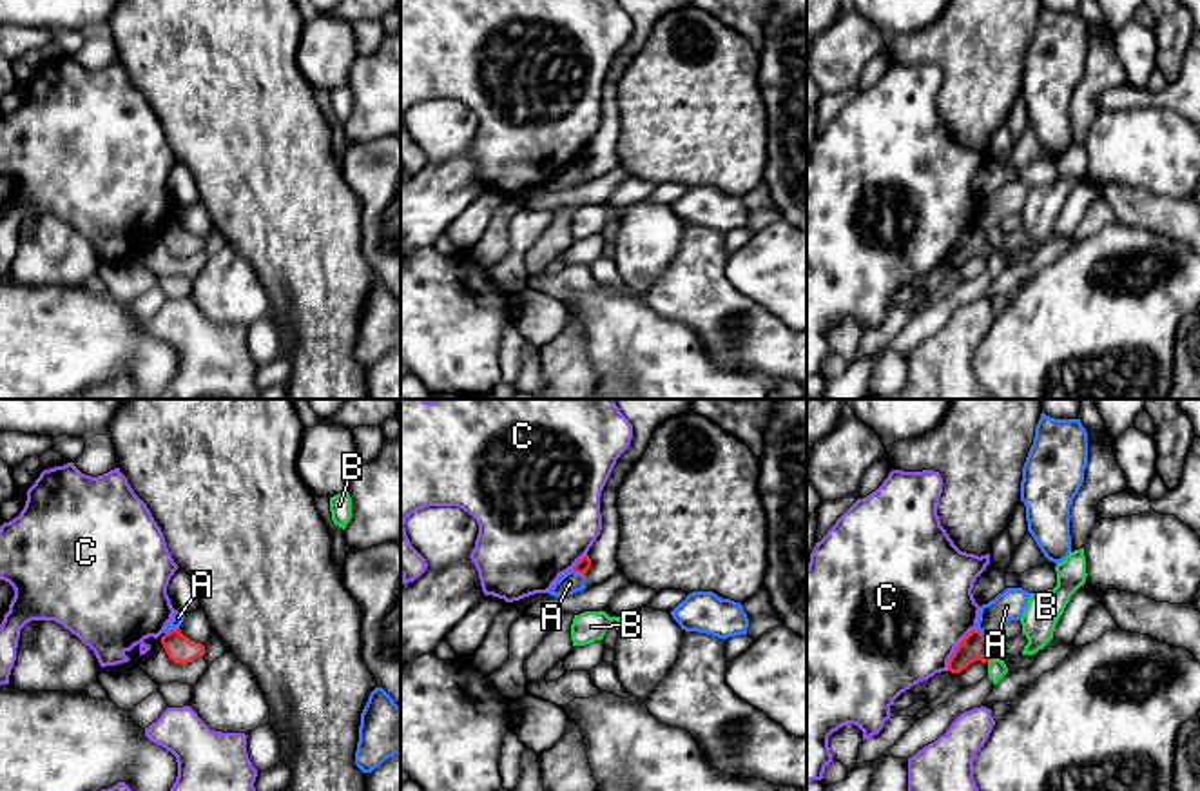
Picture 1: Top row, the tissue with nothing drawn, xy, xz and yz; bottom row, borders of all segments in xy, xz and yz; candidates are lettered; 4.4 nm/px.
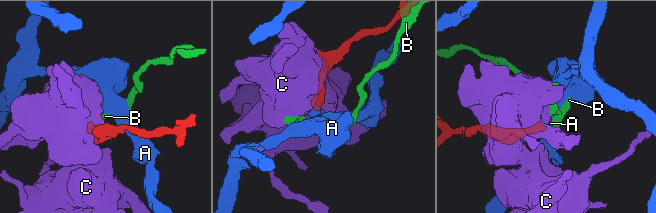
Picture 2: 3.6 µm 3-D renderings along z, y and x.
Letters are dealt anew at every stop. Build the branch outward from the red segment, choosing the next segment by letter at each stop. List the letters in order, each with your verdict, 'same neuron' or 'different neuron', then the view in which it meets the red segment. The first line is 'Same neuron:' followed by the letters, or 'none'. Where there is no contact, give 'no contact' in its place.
Same neuron: none
A: different neuron | xy
B: different neuron | yz
C: different neuron | yz

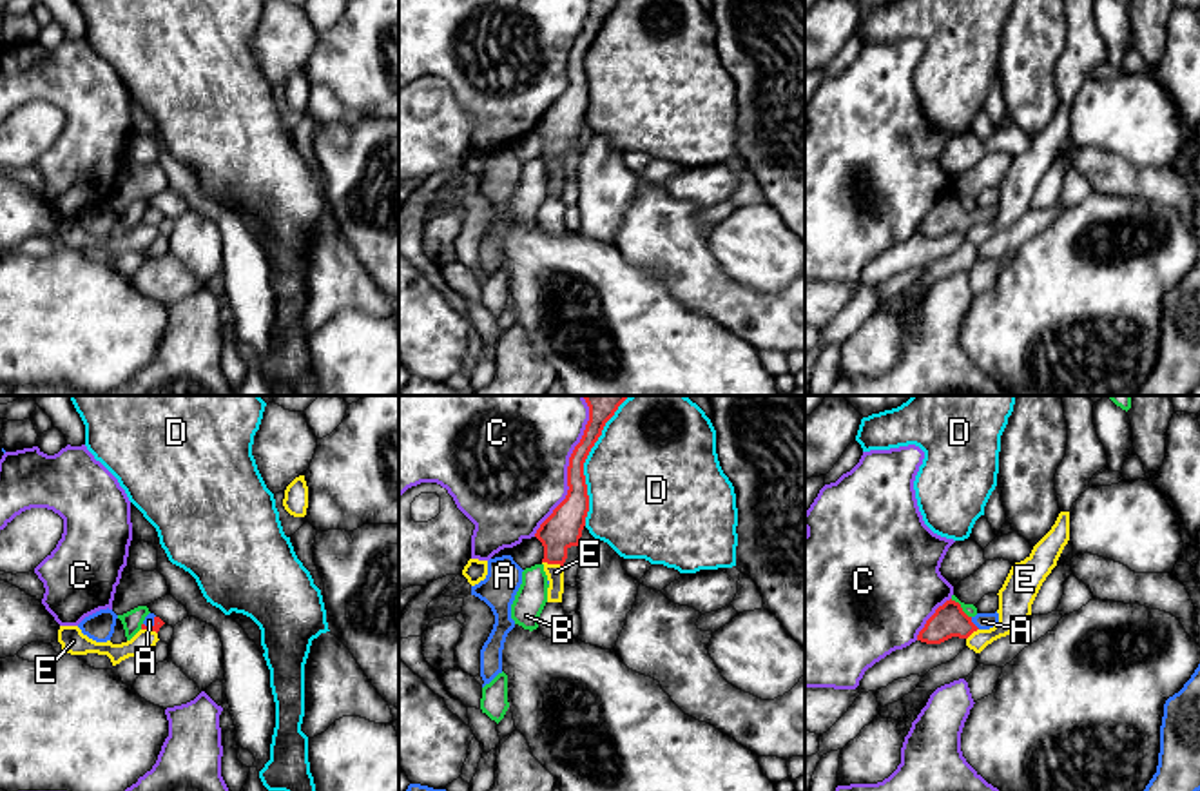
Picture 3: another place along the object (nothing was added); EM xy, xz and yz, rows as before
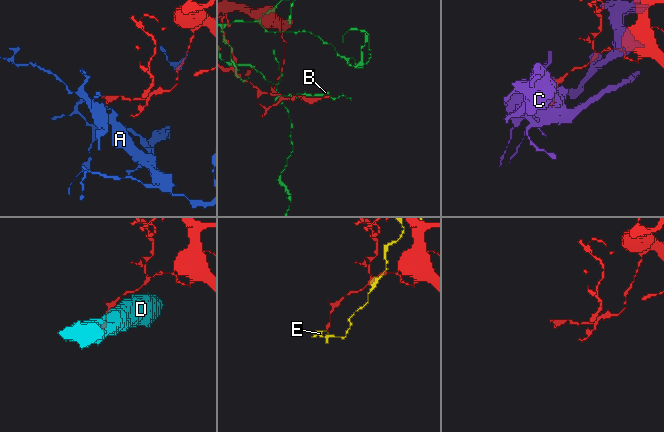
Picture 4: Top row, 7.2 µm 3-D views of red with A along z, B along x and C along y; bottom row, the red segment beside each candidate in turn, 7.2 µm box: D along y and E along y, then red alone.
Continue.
Same neuron: A
A: same neuron | yz
B: different neuron | yz
C: different neuron | xz
D: different neuron | xz
E: different neuron | xz

